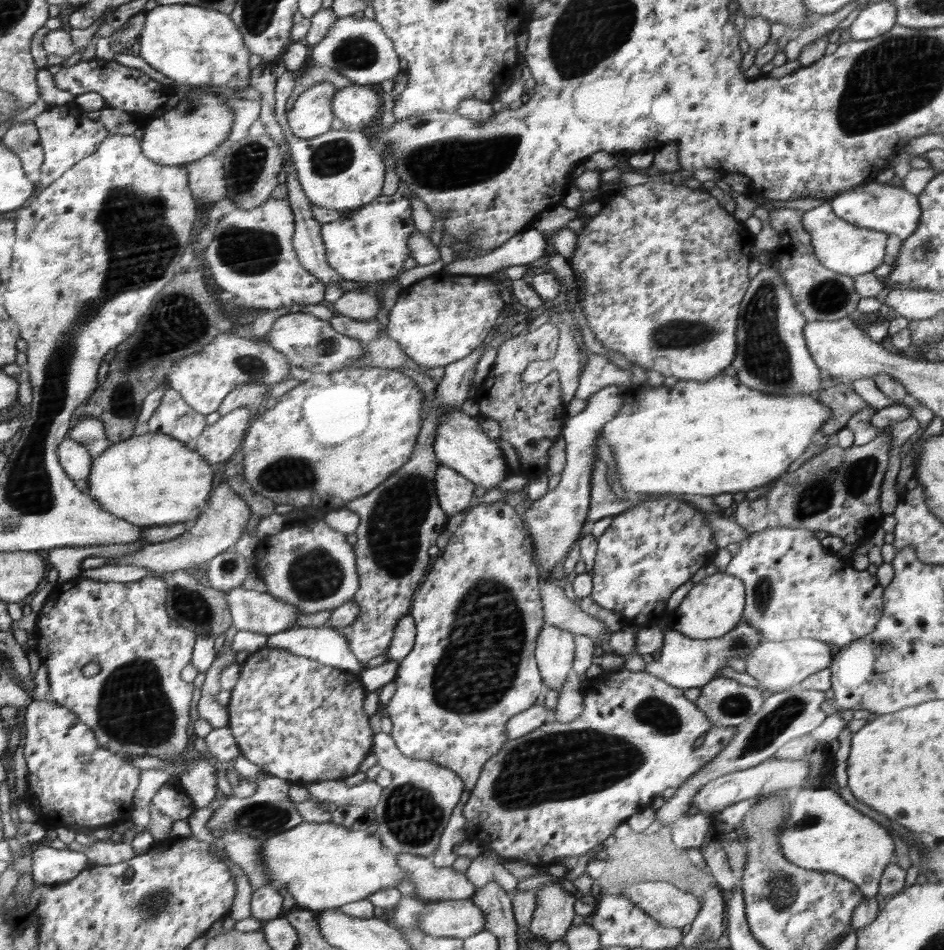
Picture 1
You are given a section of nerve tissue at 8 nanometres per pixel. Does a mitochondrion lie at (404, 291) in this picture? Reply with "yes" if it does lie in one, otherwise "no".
no

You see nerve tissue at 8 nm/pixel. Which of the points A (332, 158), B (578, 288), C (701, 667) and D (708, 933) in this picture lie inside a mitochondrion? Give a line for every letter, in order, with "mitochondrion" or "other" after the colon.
A: mitochondrion
B: other
C: other
D: mitochondrion

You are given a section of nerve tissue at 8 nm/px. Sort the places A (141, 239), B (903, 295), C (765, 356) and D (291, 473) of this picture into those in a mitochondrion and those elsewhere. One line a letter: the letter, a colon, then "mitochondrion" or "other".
A: mitochondrion
B: other
C: mitochondrion
D: mitochondrion

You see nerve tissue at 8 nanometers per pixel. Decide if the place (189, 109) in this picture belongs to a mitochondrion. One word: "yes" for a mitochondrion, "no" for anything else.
yes

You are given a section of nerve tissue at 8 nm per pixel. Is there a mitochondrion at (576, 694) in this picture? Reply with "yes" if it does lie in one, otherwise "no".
no

